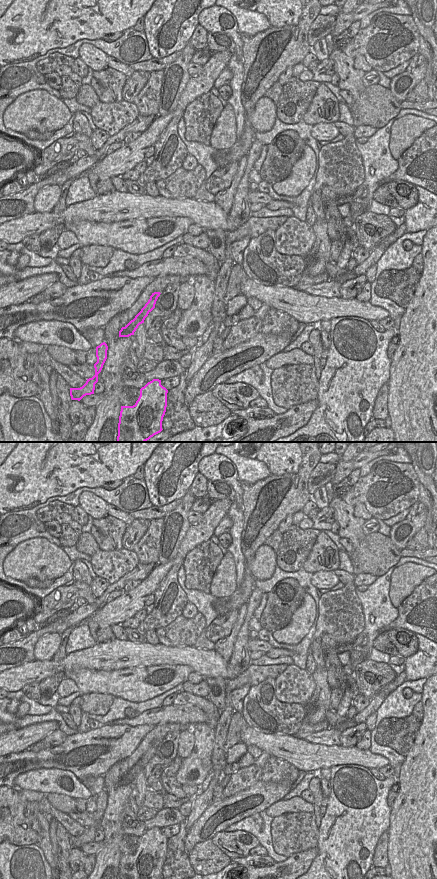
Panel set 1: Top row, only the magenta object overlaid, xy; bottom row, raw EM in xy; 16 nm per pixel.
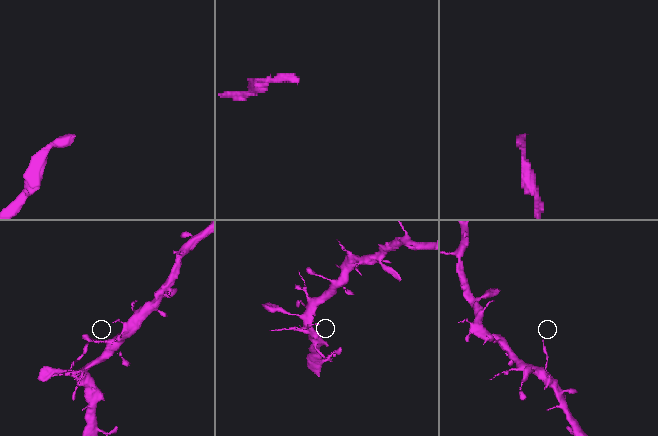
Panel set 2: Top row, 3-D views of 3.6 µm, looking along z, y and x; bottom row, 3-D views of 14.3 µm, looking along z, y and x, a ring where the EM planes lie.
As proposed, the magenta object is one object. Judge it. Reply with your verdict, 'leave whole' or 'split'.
split

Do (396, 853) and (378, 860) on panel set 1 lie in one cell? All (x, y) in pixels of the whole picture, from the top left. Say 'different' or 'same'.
different

